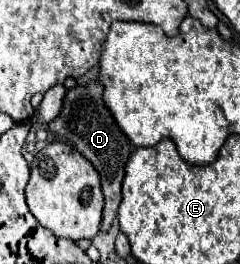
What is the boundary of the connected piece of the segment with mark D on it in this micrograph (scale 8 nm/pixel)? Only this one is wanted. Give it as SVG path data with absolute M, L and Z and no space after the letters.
M92 80L84 86L70 88L64 96L64 104L60 114L48 124L50 132L54 132L62 140L70 140L74 148L84 154L94 168L100 172L102 178L102 192L106 198L104 206L104 220L102 220L102 232L106 232L112 226L112 220L118 214L118 206L122 202L122 178L124 178L124 166L130 158L132 144L122 134L120 126L114 122L114 116L110 114L108 106L102 98L102 84L98 80Z

